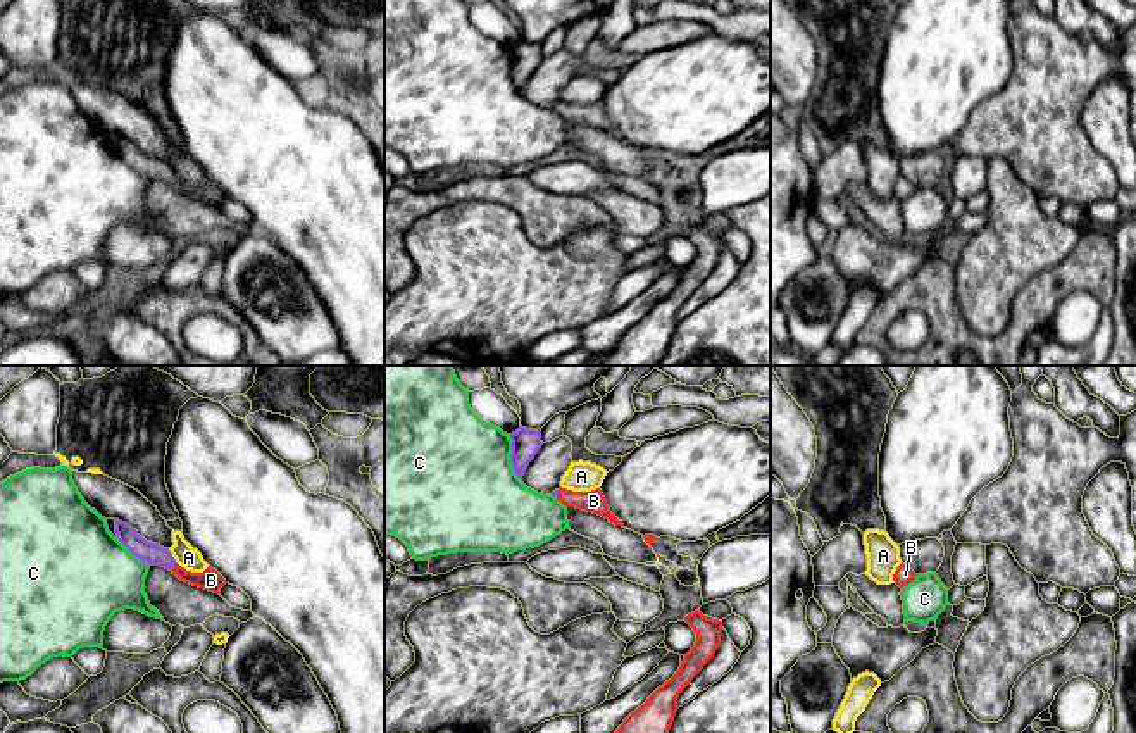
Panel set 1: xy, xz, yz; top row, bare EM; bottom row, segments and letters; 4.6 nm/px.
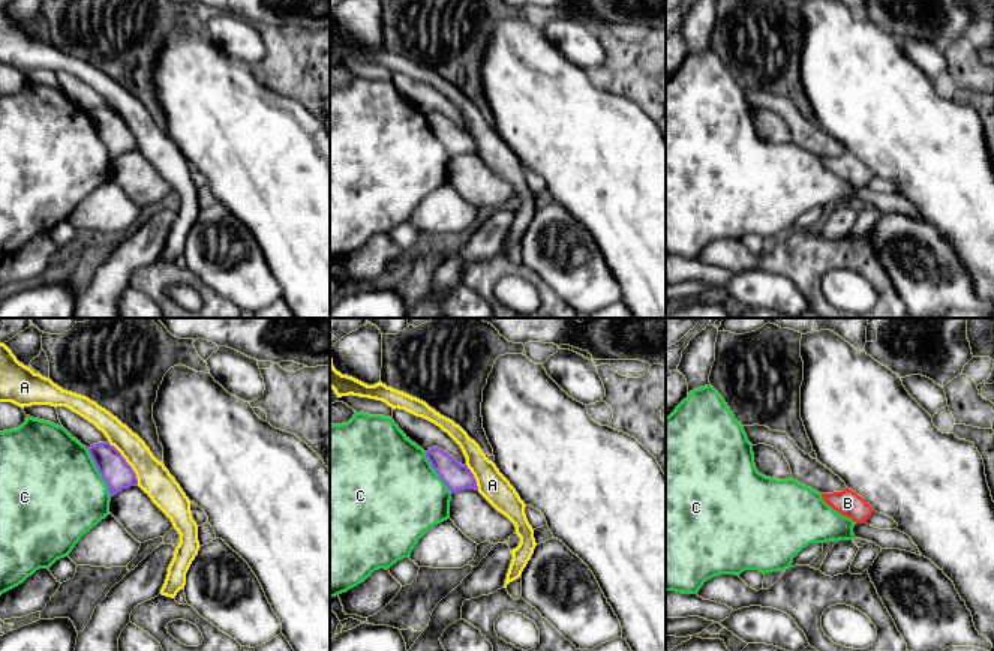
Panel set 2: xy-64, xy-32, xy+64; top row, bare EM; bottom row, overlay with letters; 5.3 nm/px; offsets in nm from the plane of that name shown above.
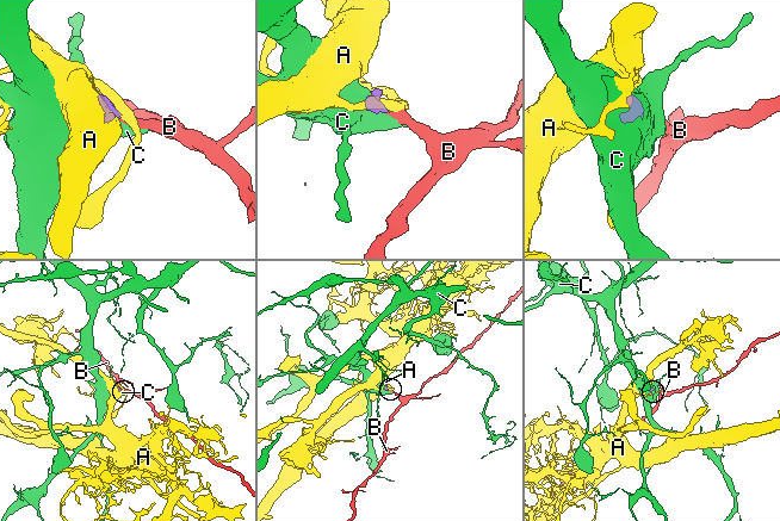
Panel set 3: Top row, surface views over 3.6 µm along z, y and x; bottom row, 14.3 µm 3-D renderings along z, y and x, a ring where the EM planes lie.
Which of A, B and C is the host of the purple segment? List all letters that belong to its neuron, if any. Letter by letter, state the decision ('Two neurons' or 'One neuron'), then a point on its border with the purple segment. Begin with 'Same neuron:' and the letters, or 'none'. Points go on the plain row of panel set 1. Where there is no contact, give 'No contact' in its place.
Same neuron: B
A: Two neurons. Touches purple at xy (171, 169)
B: One neuron. Touches purple at xy (173, 180)
C: Two neurons. Touches purple at xz (511, 71)

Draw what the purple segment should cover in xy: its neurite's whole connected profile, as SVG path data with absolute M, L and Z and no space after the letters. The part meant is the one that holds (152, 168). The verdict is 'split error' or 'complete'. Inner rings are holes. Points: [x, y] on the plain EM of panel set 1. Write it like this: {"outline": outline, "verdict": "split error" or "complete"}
{"outline": "M115 133L115 147L119 155L140 174L148 179L162 179L184 197L214 207L221 207L221 202L226 198L226 193L210 179L203 186L186 185L176 176L169 162L147 155L136 143L119 133Z", "verdict": "split error"}

